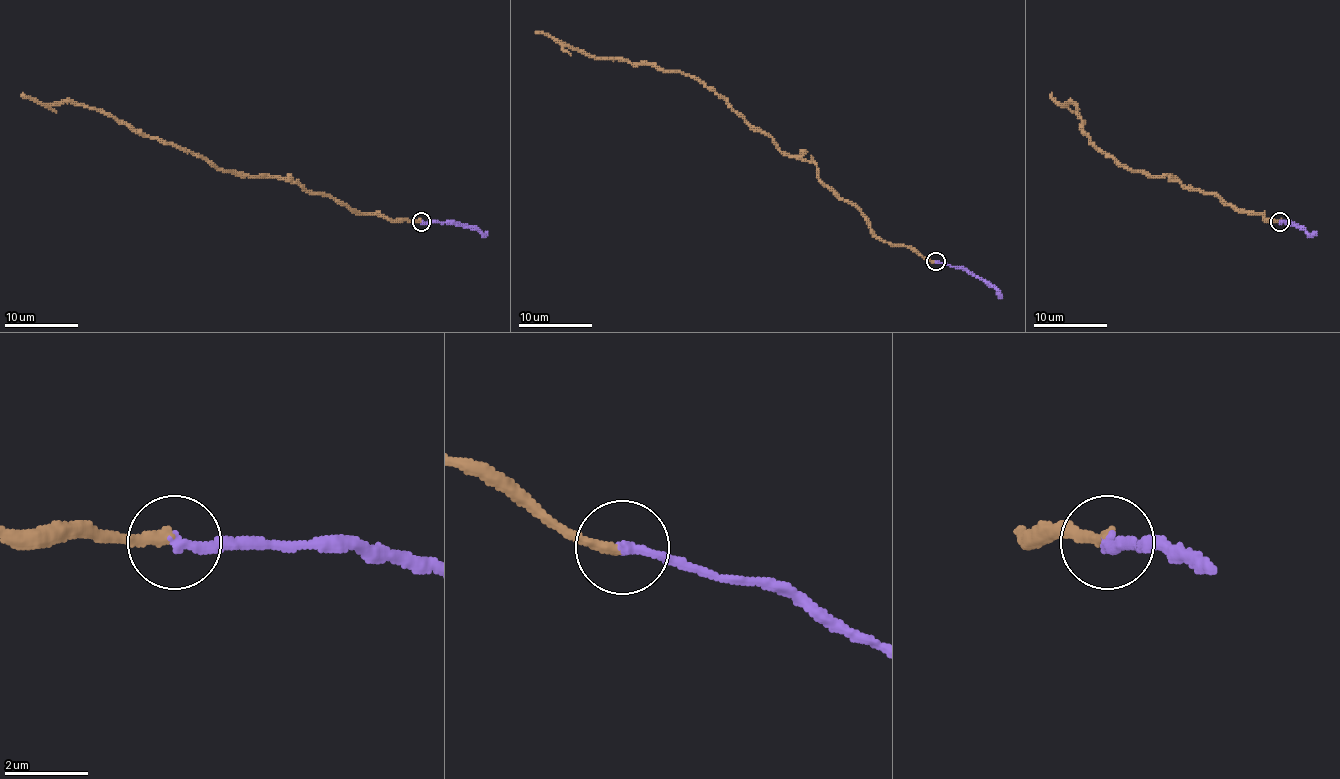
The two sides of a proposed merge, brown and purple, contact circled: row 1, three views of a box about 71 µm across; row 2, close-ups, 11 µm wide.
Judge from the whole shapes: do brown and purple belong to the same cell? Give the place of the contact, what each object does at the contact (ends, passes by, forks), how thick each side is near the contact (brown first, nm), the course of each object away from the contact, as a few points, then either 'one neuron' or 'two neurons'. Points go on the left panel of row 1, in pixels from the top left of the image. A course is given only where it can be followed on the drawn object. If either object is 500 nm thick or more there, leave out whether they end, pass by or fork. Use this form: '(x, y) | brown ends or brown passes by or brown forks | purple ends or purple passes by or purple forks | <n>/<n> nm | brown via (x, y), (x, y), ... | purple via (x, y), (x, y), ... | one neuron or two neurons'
(421, 221) | brown ends | purple ends | 280/220 nm | brown via (421, 222), (354, 213), (298, 183), (215, 168), (87, 107), (21, 96) | purple via (421, 222), (452, 222), (474, 226), (482, 233), (487, 231) | one neuron

